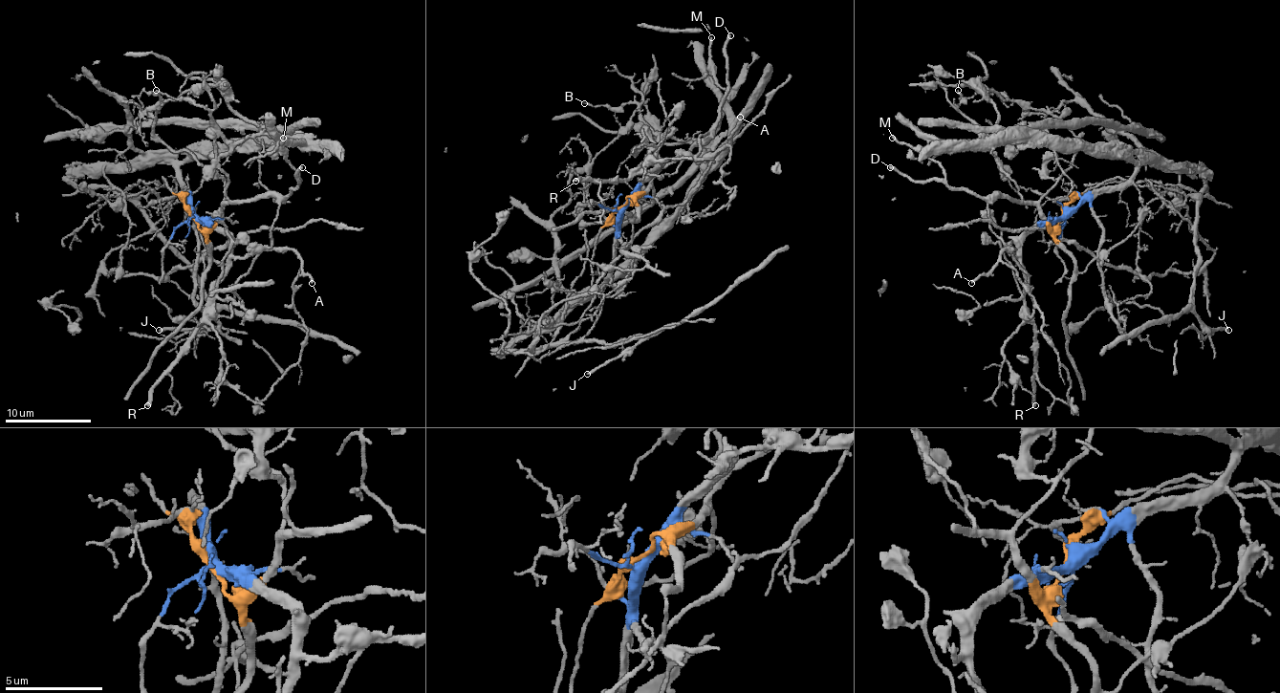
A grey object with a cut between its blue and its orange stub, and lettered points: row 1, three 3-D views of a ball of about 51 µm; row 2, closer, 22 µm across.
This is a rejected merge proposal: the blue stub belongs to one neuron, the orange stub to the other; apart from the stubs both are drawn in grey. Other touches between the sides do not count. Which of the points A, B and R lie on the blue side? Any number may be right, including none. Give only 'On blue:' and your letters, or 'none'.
On blue: A, B, R

